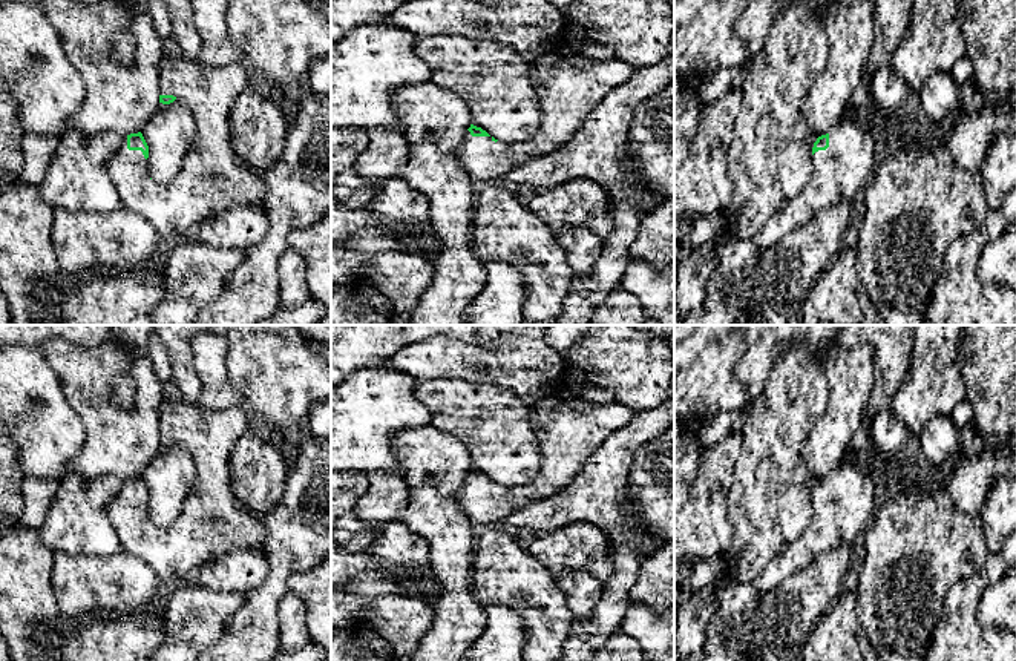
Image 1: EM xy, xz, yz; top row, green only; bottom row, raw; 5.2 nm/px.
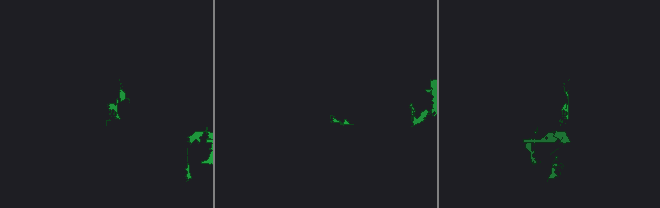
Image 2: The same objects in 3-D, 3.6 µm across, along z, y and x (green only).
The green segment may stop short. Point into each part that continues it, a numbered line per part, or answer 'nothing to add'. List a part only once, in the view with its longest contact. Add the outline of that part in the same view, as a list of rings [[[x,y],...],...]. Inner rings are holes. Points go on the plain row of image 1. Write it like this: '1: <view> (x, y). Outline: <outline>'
1: xy (213, 520). Outline: [[[164,400],[159,406],[159,439],[173,439],[187,449],[195,460],[195,483],[178,518],[159,528],[149,520],[147,503],[141,494],[127,492],[127,478],[120,492],[110,500],[107,512],[121,548],[152,567],[167,587],[185,583],[208,560],[218,558],[230,549],[264,551],[264,517],[250,511],[233,492],[230,477],[230,455],[236,443],[251,434],[250,417],[244,406],[222,411],[205,411],[187,400]]]

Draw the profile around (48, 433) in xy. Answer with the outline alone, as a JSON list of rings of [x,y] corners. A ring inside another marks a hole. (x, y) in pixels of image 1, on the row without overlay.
[[[2,347],[0,348],[0,423],[3,423],[8,428],[11,439],[15,442],[17,449],[21,454],[21,472],[25,478],[40,477],[40,478],[61,480],[66,474],[69,474],[67,463],[78,455],[86,439],[83,422],[72,409],[72,406],[66,402],[61,393],[58,377],[51,368],[49,362],[46,360],[43,350],[34,347]]]

